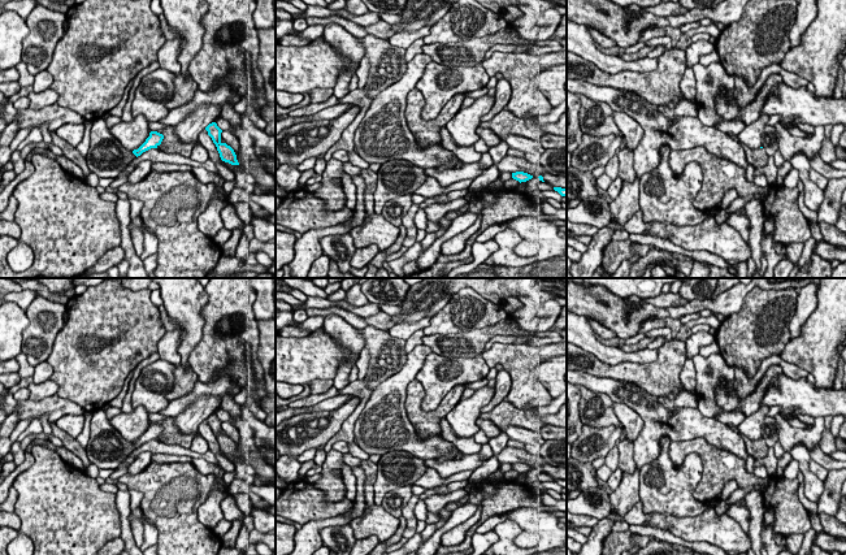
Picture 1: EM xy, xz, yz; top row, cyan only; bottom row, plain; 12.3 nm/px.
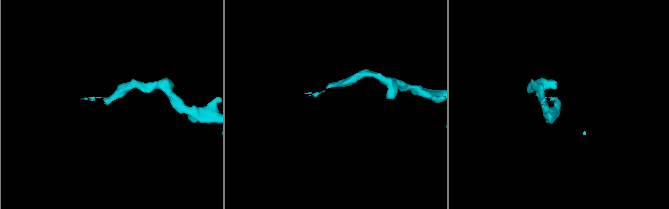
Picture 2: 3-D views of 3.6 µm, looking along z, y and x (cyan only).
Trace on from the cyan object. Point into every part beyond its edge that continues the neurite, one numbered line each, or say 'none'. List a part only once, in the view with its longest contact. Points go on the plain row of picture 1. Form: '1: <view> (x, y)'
1: xy (107, 449)

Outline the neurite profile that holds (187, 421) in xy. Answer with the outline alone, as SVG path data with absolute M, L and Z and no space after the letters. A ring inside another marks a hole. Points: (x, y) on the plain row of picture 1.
M203 395L186 407L177 417L174 424L185 434L199 434L199 425L221 404L221 398L216 395Z

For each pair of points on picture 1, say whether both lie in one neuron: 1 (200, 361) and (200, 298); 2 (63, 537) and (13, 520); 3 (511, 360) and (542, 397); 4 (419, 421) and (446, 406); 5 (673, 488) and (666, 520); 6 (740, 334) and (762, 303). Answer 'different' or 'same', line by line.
1: different
2: different
3: same
4: same
5: different
6: same

